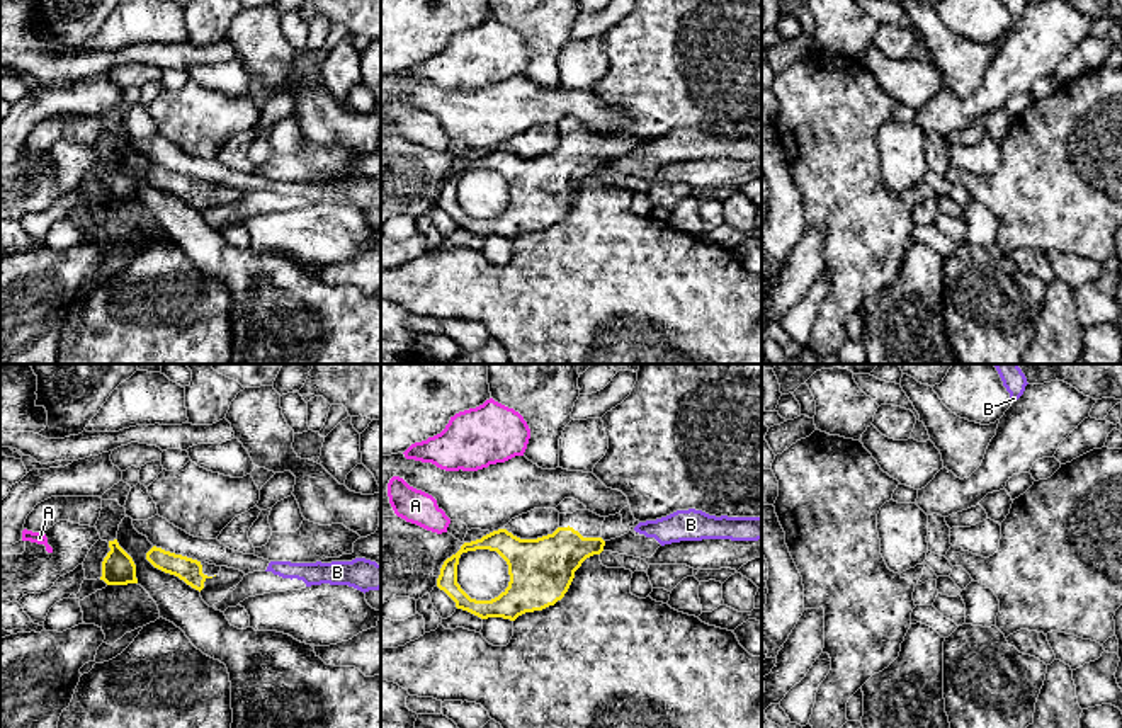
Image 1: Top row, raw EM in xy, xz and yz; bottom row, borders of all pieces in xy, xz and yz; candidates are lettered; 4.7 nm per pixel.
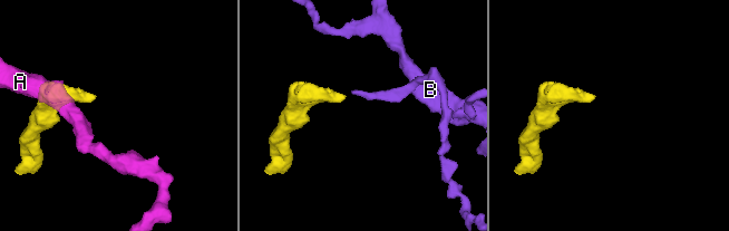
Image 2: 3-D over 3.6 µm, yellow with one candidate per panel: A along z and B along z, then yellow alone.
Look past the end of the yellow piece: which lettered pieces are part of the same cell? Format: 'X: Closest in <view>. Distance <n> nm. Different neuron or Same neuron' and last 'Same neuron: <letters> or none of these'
A: Closest in xz. Distance 100 nm. Different neuron
B: Closest in xz. Distance 150 nm. Different neuron
Same neuron: none of these

